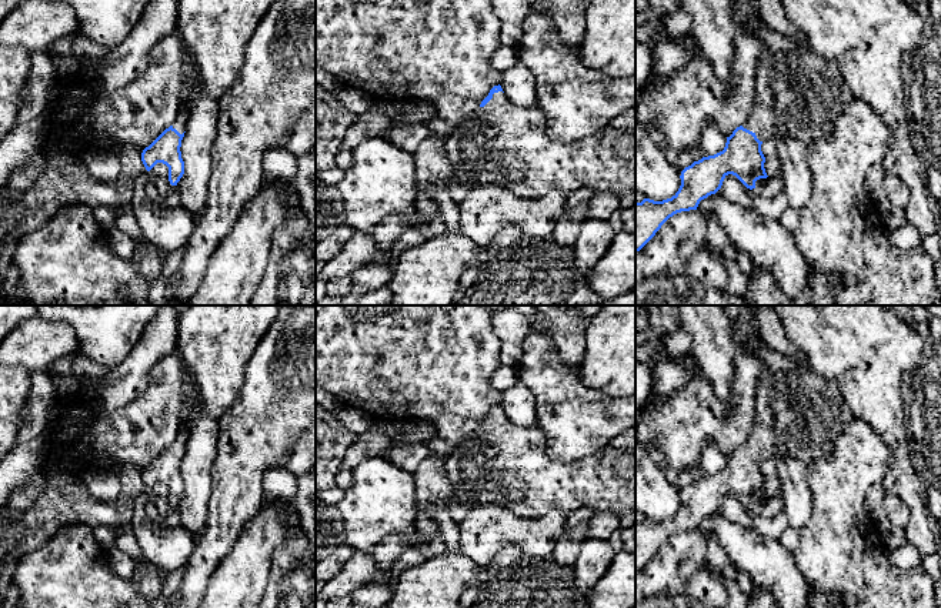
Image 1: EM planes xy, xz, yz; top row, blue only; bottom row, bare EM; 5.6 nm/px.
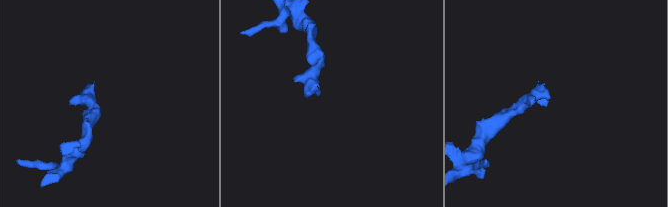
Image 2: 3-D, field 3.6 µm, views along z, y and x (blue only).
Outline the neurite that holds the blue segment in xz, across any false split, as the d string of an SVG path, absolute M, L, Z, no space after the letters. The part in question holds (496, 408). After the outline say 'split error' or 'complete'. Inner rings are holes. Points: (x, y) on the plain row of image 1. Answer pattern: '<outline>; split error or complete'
M494 405L480 427L448 455L447 474L453 487L448 510L461 524L470 511L493 504L523 518L541 518L551 511L571 514L578 508L613 512L618 517L635 510L635 454L607 447L573 462L551 460L545 435L534 427L518 427Z; split error

